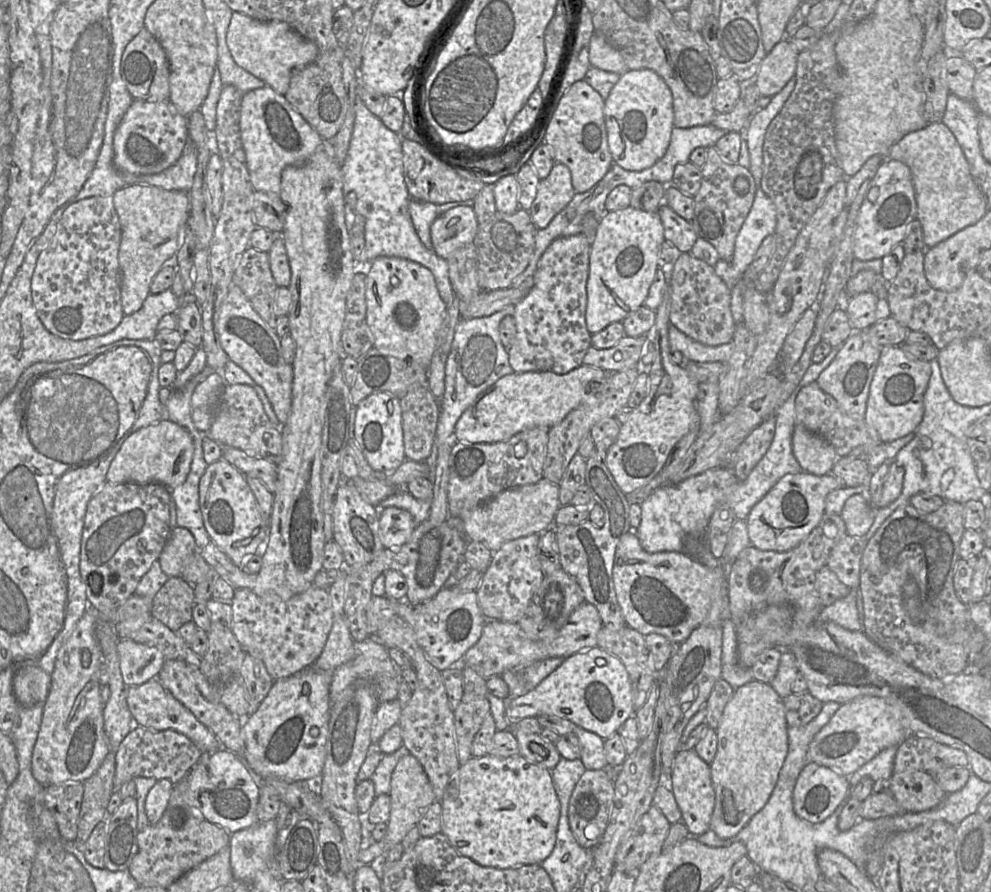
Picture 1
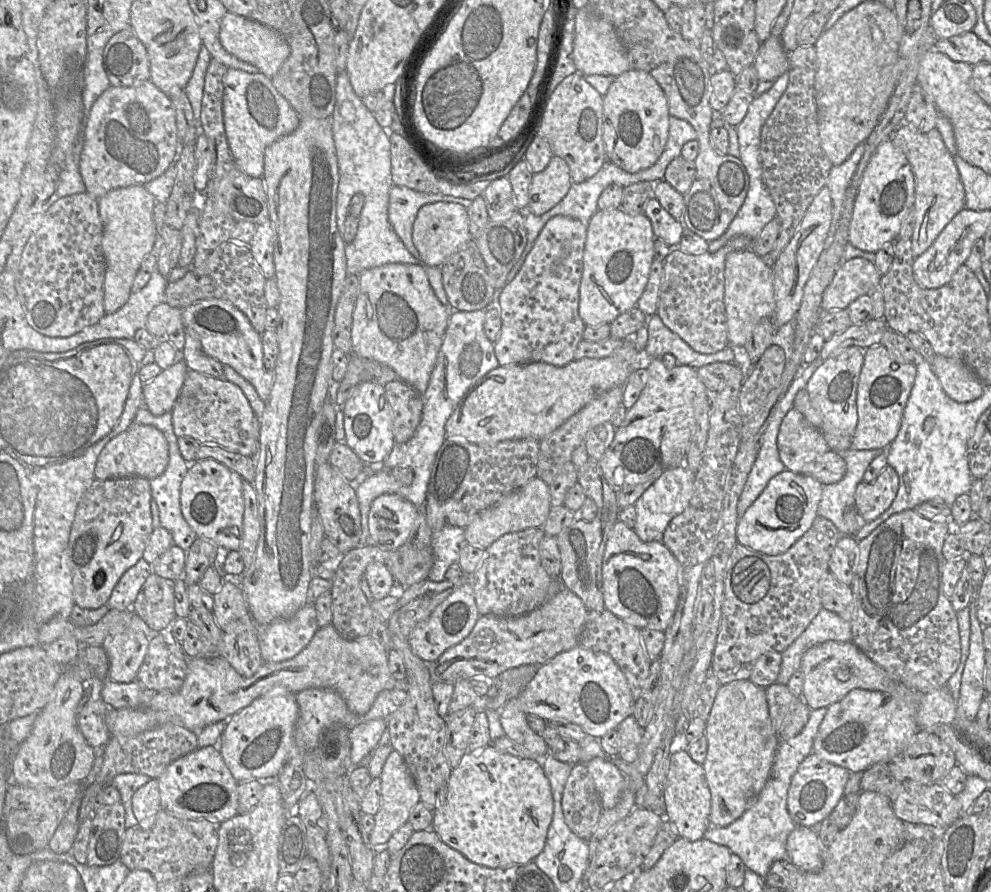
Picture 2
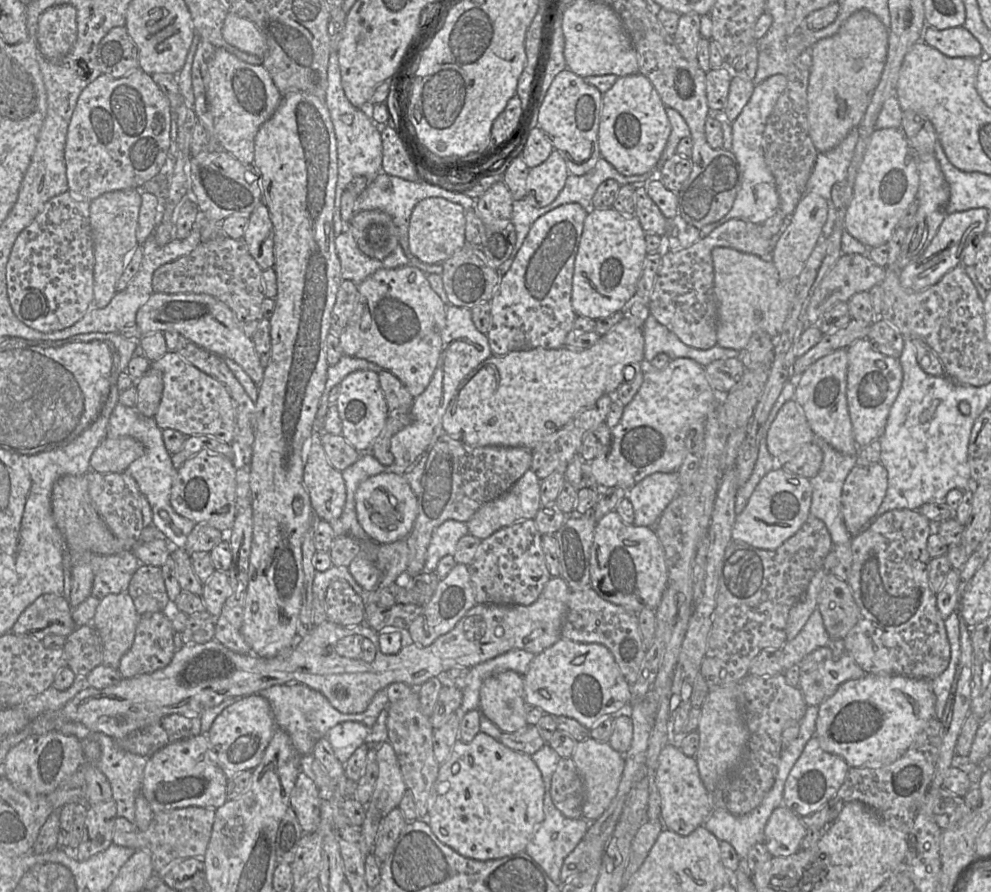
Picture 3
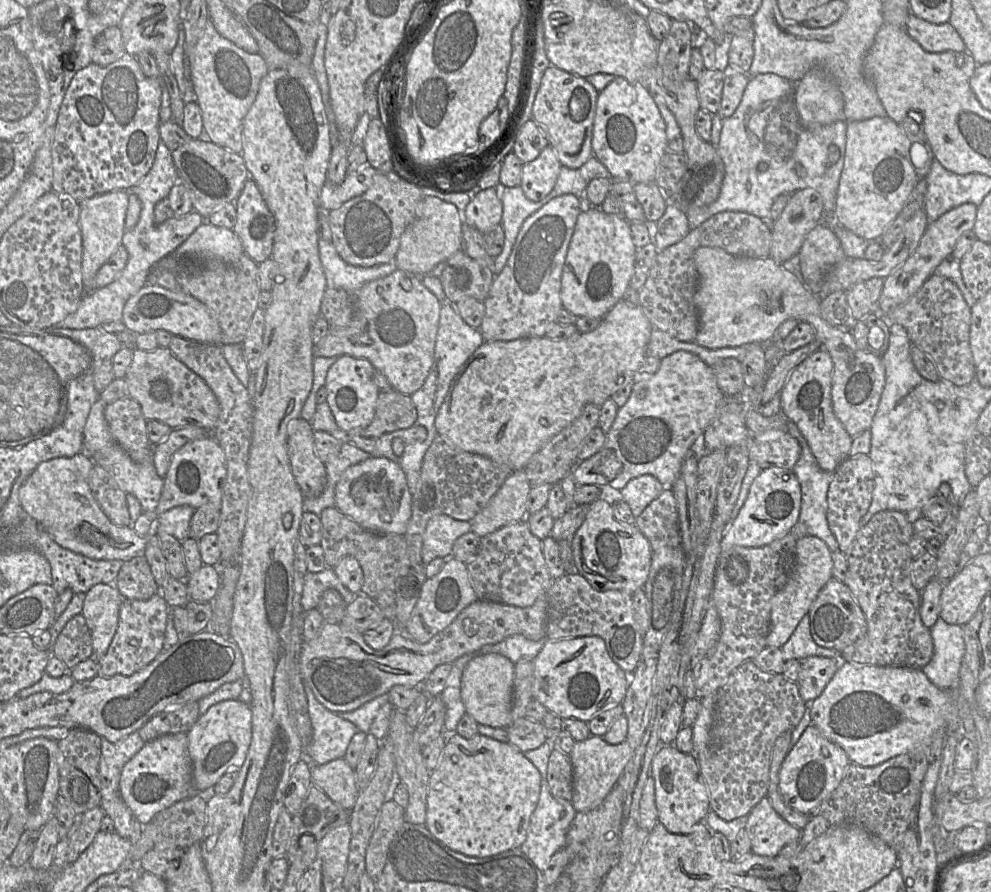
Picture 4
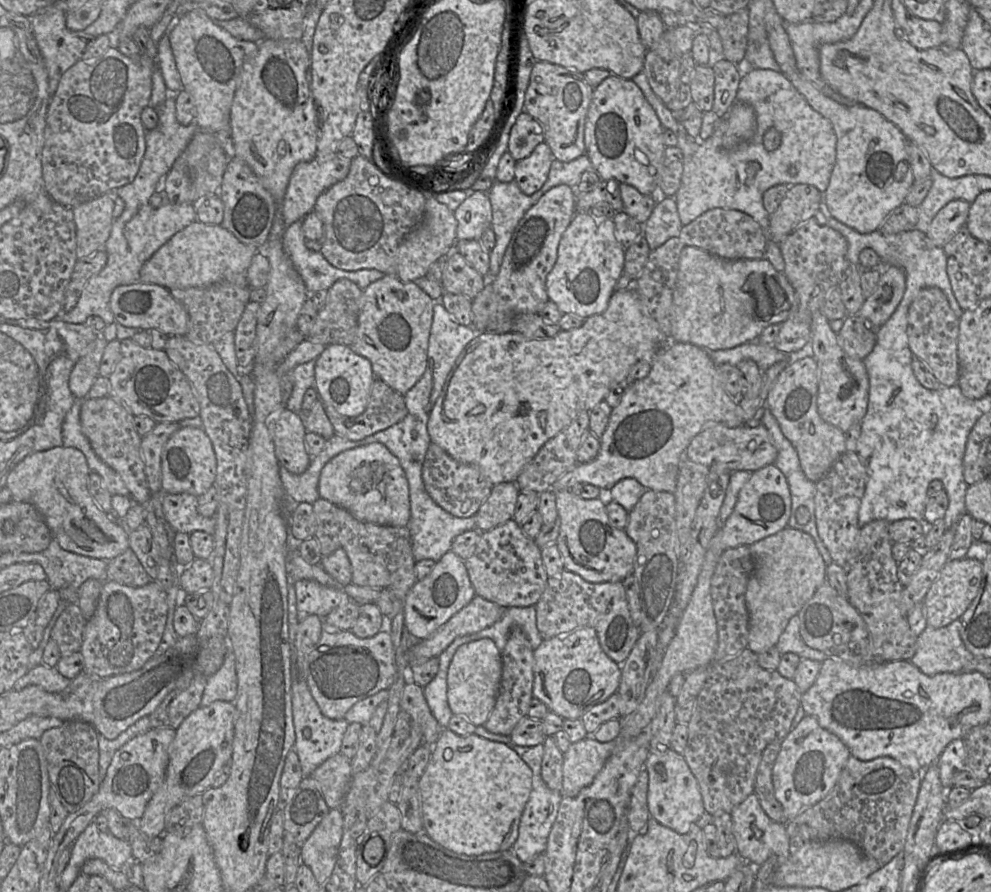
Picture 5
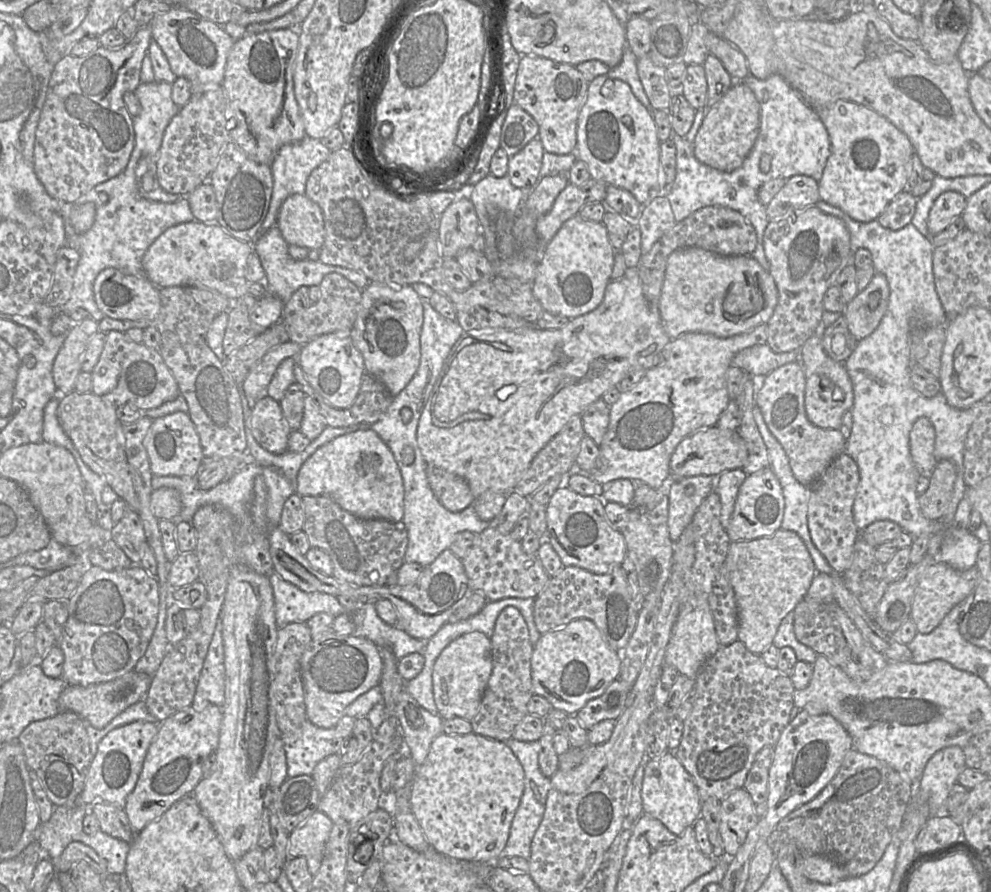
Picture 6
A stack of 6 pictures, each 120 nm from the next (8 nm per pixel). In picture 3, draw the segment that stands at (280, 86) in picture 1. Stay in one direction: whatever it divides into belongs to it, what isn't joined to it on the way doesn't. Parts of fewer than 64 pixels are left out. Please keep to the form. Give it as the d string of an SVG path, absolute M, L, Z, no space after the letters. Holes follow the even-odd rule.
M228 13L222 28L224 40L235 48L263 59L267 44L257 26L248 19Z

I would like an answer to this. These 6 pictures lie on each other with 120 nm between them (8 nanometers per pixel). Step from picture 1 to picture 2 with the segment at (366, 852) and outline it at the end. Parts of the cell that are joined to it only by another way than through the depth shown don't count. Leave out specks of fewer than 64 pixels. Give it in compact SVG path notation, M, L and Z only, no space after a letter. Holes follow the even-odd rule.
M394 749L388 756L381 774L381 806L374 815L375 826L370 834L370 842L377 850L386 847L391 836L409 820L412 809L420 801L420 794L414 779L402 756Z

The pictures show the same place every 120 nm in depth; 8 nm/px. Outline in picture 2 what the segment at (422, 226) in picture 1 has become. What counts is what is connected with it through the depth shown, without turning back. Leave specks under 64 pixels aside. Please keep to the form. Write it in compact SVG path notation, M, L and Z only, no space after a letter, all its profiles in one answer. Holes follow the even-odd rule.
M394 185L389 194L388 217L394 231L407 250L417 259L421 254L413 243L413 225L419 209L428 203L444 201L463 205L468 209L473 200L440 193L417 192L408 187Z

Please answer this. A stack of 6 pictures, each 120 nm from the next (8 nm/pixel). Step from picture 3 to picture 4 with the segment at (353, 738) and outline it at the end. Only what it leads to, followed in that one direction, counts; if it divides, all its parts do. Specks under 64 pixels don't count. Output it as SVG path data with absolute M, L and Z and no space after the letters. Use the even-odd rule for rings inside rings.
M306 682L305 693L313 736L309 744L304 747L303 755L312 765L322 765L344 758L352 737L359 729L323 706Z

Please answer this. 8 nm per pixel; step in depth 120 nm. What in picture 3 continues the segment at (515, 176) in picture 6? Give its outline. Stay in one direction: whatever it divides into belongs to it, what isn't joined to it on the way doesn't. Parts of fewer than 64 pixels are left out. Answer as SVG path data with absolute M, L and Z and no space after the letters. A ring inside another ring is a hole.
M554 149L543 163L529 169L525 200L536 208L551 204L563 189L569 174L562 155Z

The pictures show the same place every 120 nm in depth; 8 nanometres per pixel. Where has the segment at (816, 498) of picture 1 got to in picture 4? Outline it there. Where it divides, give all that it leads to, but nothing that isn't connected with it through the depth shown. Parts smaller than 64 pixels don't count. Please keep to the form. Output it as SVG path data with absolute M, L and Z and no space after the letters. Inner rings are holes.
M769 467L754 479L736 518L727 524L721 539L721 551L735 546L753 548L771 544L786 535L798 522L801 487L792 470Z

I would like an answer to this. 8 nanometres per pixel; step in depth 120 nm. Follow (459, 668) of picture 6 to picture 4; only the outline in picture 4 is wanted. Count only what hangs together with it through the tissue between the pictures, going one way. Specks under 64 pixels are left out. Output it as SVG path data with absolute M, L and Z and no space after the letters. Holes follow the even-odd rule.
M488 653L472 658L461 677L461 699L466 714L478 725L508 728L512 721L511 709L514 684L514 663L498 653Z

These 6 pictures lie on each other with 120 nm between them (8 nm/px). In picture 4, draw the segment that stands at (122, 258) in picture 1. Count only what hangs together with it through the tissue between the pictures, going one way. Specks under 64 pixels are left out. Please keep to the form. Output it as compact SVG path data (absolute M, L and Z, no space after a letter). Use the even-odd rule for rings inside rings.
M119 190L96 195L80 202L79 225L82 235L82 262L81 270L85 294L93 291L94 278L98 270L121 247L122 238L127 231L125 218L129 204L130 192Z

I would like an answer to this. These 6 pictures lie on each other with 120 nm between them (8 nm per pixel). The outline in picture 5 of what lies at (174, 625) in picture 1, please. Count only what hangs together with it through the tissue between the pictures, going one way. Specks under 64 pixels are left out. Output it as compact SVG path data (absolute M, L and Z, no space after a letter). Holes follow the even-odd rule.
M131 549L107 560L106 578L122 585L142 587L152 581Z

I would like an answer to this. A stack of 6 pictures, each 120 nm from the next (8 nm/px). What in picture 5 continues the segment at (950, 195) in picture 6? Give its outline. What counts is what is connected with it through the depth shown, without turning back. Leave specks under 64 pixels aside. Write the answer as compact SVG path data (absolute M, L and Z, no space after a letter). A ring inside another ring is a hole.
M952 200L933 218L926 234L933 246L942 248L957 231L966 225L971 204L964 200Z

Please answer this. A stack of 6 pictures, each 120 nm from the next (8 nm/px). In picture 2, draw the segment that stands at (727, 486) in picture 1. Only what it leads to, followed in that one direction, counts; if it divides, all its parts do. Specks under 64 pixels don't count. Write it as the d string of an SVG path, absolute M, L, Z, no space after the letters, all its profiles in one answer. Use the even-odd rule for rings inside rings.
M817 358L811 364L805 366L804 368L801 367L800 374L798 374L793 381L791 382L787 392L782 397L782 399L777 403L776 410L773 415L773 419L770 421L767 429L765 430L762 437L760 437L760 450L757 456L756 461L752 467L751 472L748 475L746 484L740 496L738 505L737 505L737 514L738 518L742 518L748 508L755 502L755 500L760 496L760 494L764 491L769 481L776 476L777 474L786 470L785 465L782 463L779 457L779 451L777 447L777 437L779 433L779 428L781 422L787 412L793 408L793 403L796 394L799 390L804 389L813 375L813 373L817 370L817 368L824 363L825 360ZM674 468L665 470L638 498L635 503L637 520L635 533L643 542L662 541L663 534L670 521L682 513L694 493L695 473L689 468Z

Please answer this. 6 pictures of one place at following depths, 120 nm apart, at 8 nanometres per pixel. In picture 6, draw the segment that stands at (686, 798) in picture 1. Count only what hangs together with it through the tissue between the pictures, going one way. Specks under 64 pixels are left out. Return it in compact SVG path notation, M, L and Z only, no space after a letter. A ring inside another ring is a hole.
M674 751L644 762L641 798L643 812L661 821L669 831L681 835L701 817L702 800L692 776L687 772Z

